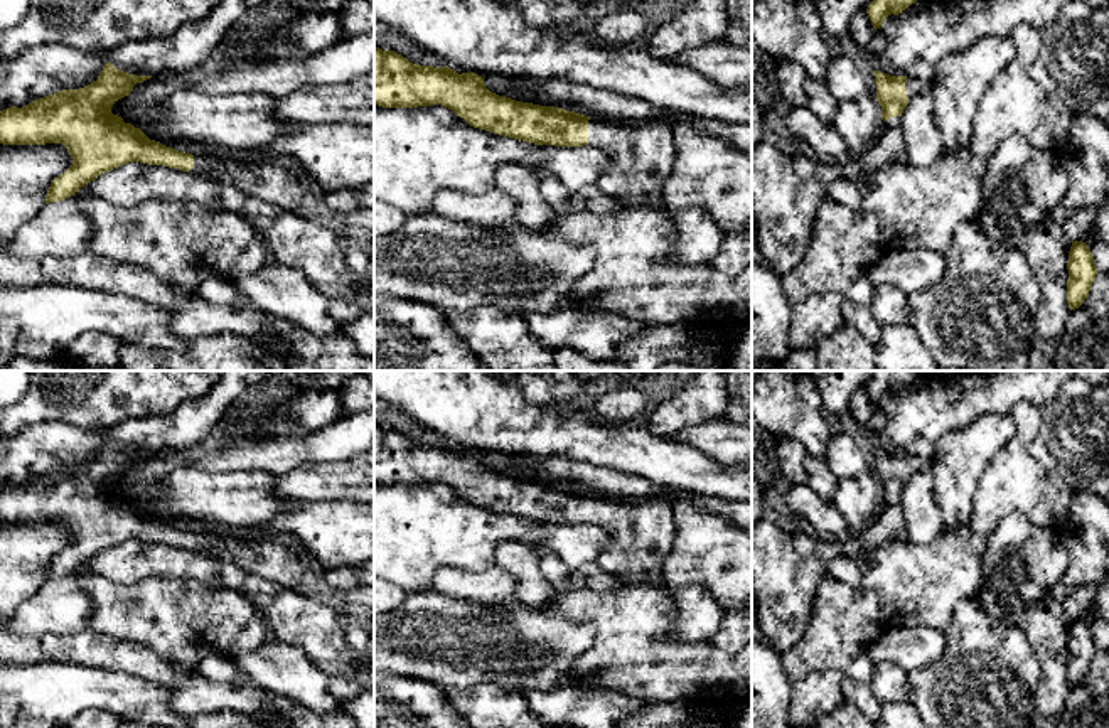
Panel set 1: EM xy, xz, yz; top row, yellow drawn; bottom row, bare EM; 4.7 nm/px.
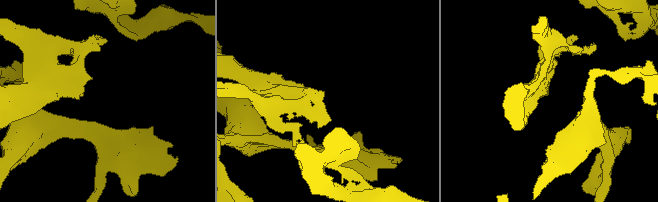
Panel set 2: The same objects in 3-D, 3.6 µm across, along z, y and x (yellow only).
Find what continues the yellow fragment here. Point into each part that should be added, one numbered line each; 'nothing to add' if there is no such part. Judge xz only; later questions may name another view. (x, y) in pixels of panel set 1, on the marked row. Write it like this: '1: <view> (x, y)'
1: xz (641, 155)

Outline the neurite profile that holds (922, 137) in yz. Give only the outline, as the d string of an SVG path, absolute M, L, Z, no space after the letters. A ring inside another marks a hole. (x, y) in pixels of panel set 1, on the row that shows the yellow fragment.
M920 93L908 99L900 123L910 165L919 169L932 167L947 152L940 130L934 123L930 93Z

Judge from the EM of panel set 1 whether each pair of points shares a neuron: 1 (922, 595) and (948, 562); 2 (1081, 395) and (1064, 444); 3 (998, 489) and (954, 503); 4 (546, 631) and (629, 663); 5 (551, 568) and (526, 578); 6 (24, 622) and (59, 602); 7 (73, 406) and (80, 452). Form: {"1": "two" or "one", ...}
{"1": "one", "2": "one", "3": "two", "4": "two", "5": "two", "6": "one", "7": "two"}

